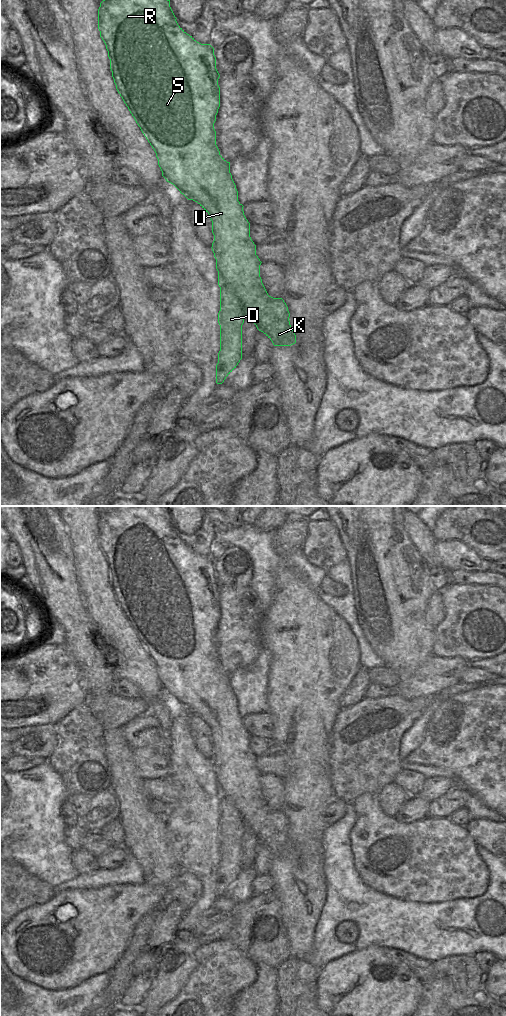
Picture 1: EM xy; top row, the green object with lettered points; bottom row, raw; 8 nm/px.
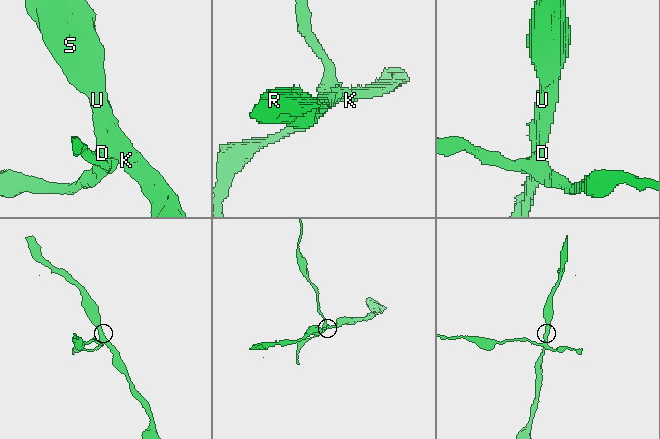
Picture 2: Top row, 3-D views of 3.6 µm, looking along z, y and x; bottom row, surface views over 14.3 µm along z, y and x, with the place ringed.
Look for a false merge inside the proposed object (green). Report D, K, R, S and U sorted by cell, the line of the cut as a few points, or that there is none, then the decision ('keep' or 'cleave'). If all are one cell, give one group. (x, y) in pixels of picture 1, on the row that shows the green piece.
groups D / K R S U; cut xy (220, 297), (226, 297), (231, 290), (239, 299), (246, 315); cleave

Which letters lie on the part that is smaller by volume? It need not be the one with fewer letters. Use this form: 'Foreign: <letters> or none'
Foreign: D

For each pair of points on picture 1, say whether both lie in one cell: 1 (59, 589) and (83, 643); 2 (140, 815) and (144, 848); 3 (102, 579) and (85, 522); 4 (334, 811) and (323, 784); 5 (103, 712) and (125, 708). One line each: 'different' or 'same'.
1: same
2: same
3: same
4: different
5: same

